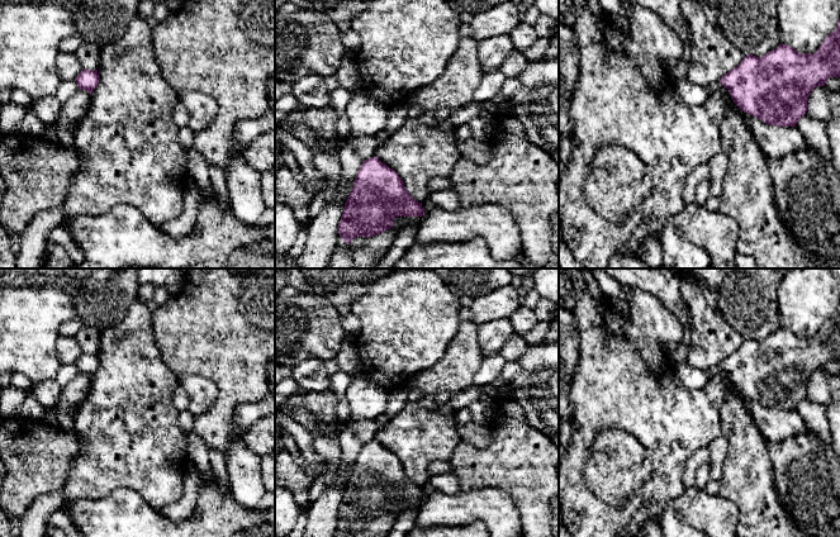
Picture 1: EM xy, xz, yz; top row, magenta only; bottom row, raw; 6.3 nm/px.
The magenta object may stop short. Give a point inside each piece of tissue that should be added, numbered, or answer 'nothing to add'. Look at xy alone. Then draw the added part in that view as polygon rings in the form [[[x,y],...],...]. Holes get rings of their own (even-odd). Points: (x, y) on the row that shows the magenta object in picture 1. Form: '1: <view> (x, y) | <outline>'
nothing to add

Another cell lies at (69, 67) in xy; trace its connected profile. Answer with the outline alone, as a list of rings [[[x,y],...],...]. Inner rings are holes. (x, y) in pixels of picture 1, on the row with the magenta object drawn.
[[[60,53],[57,56],[57,73],[61,81],[75,80],[81,71],[82,66],[75,53]]]

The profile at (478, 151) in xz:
[[[456,139],[456,147],[461,156],[471,158],[478,165],[484,165],[489,160],[490,146],[488,143],[476,142],[475,139]]]

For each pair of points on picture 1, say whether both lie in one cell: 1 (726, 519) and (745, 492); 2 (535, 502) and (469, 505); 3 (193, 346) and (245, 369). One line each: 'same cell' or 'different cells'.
1: different cells
2: different cells
3: same cell

